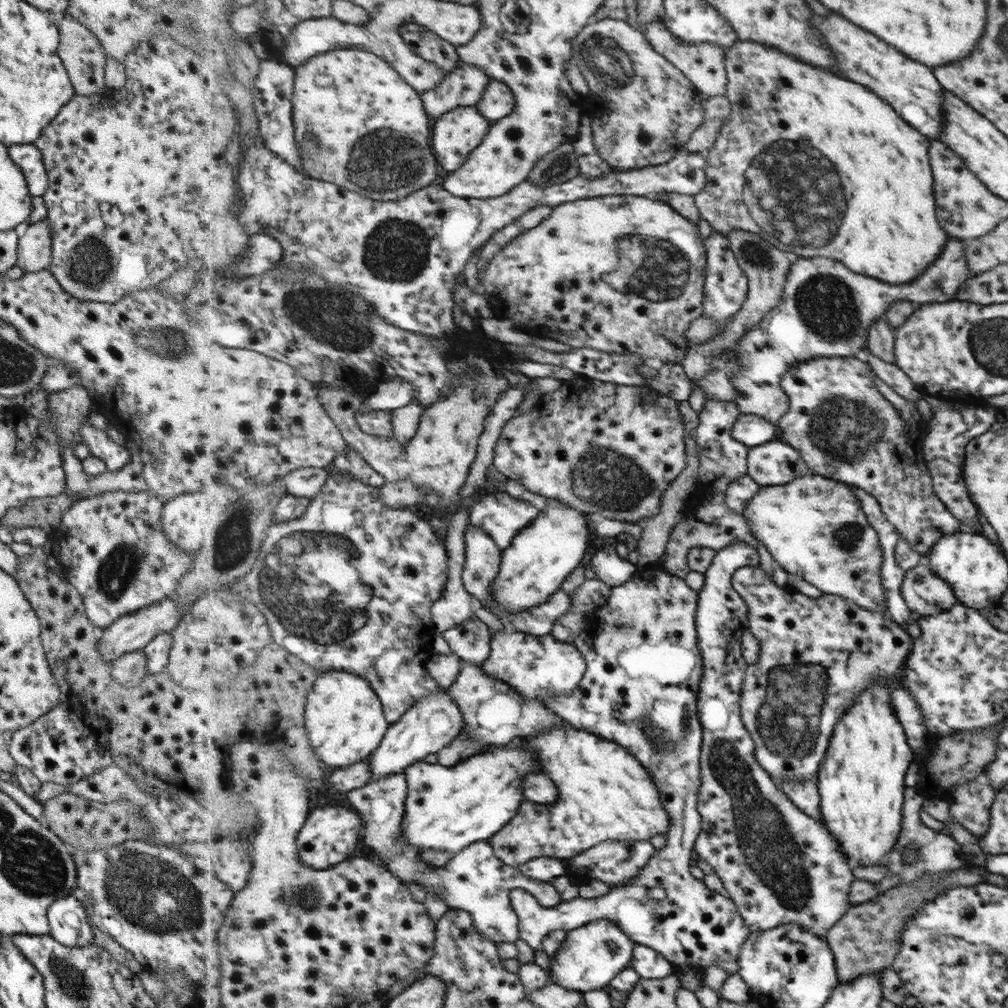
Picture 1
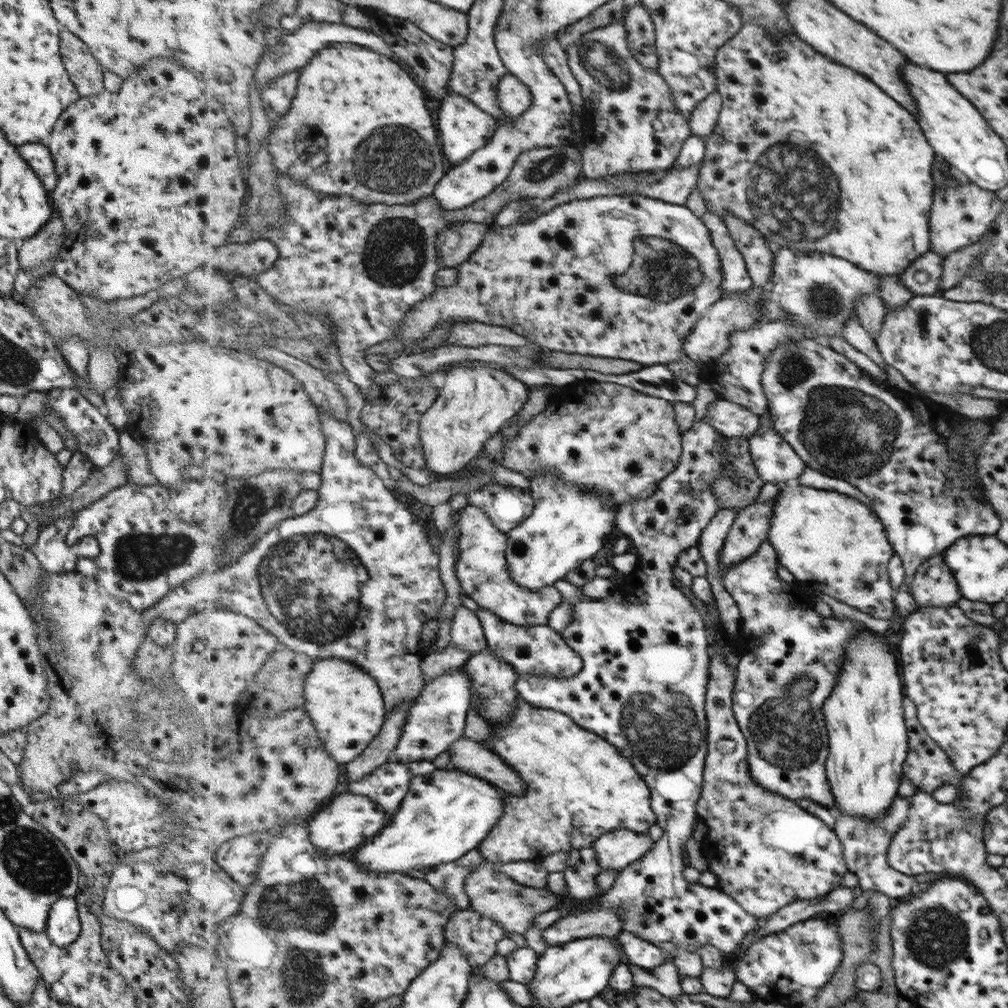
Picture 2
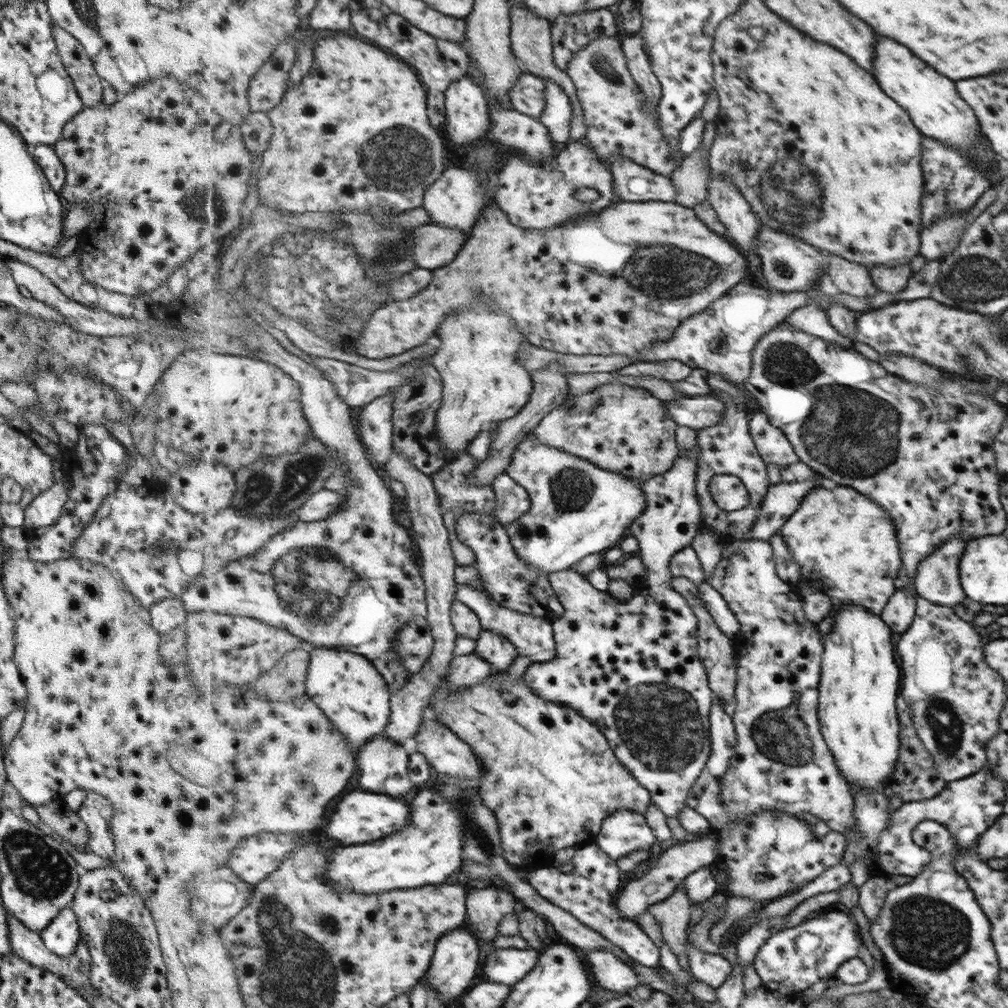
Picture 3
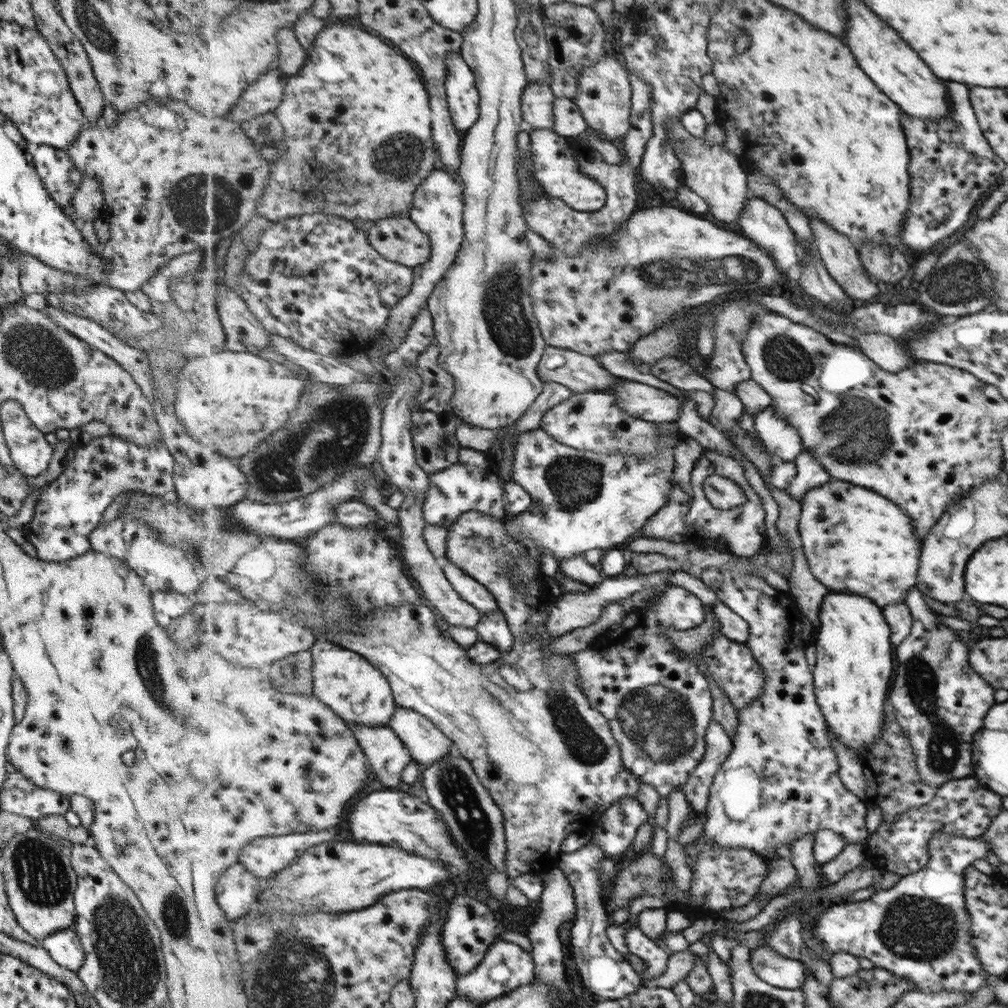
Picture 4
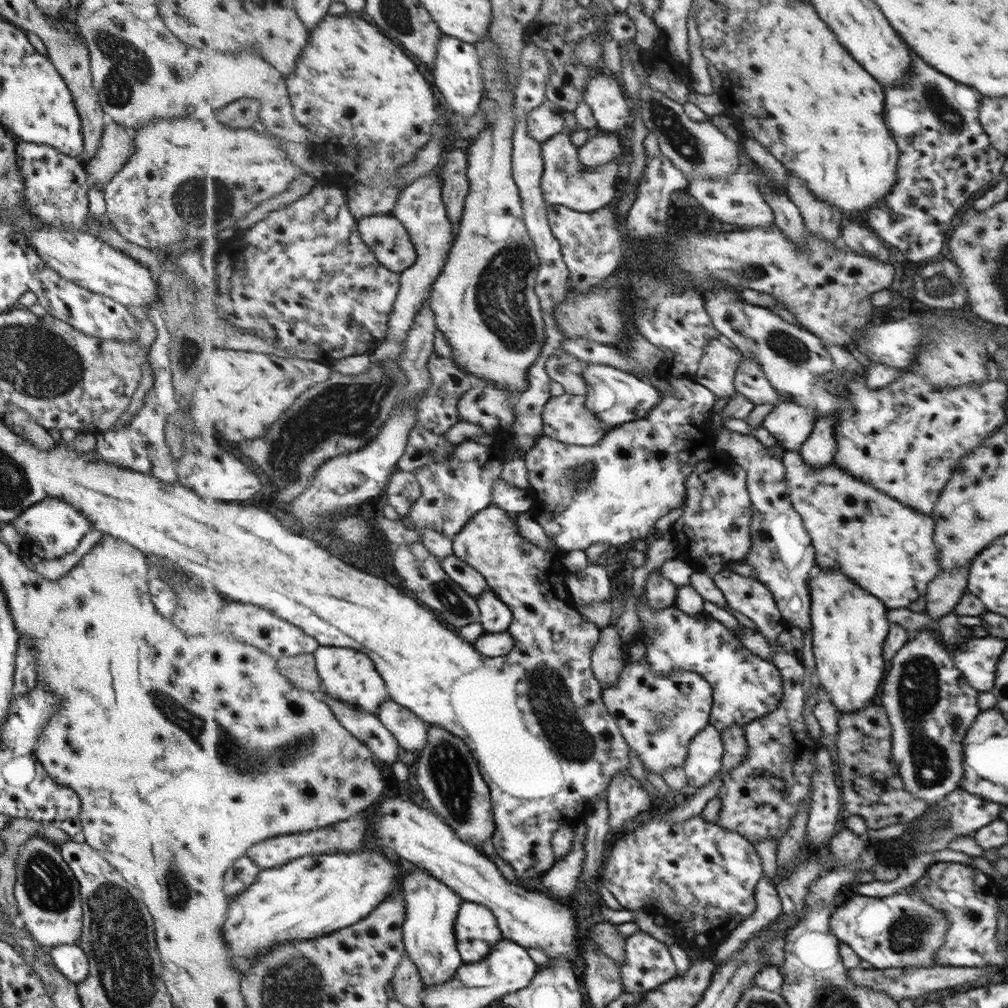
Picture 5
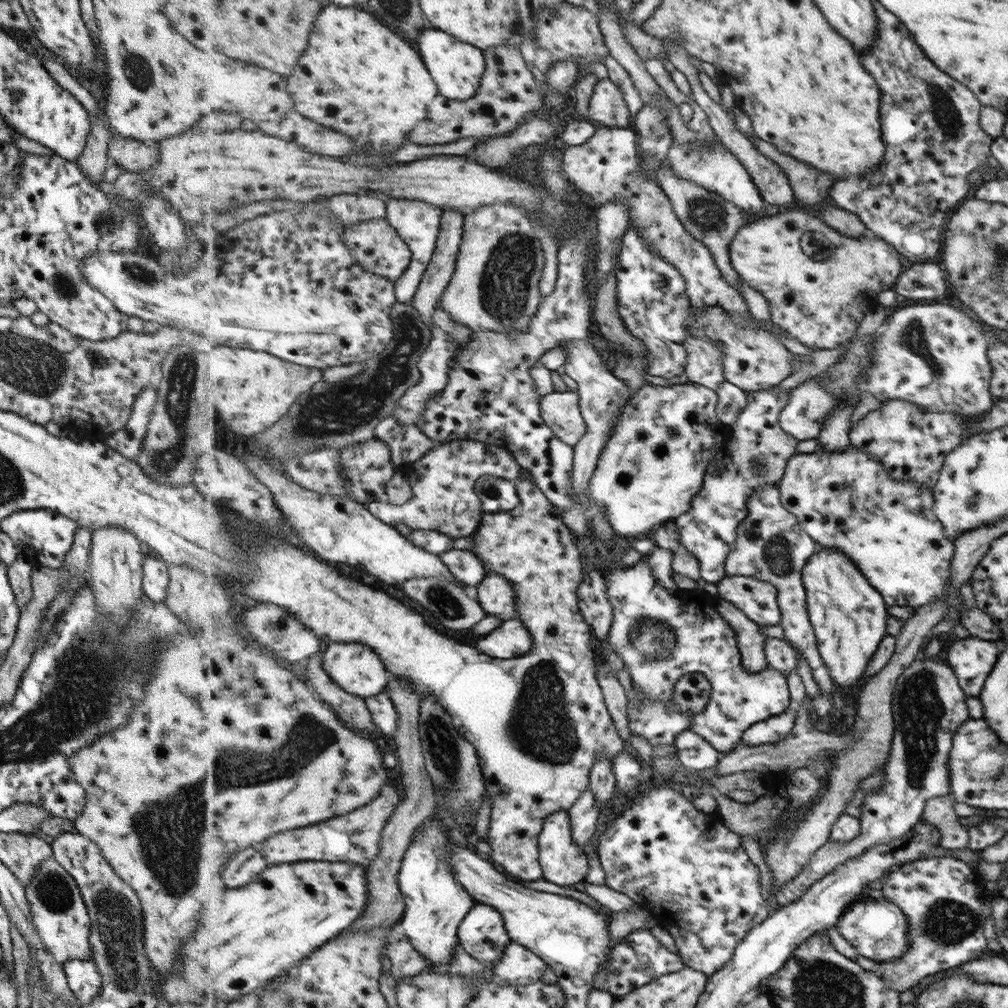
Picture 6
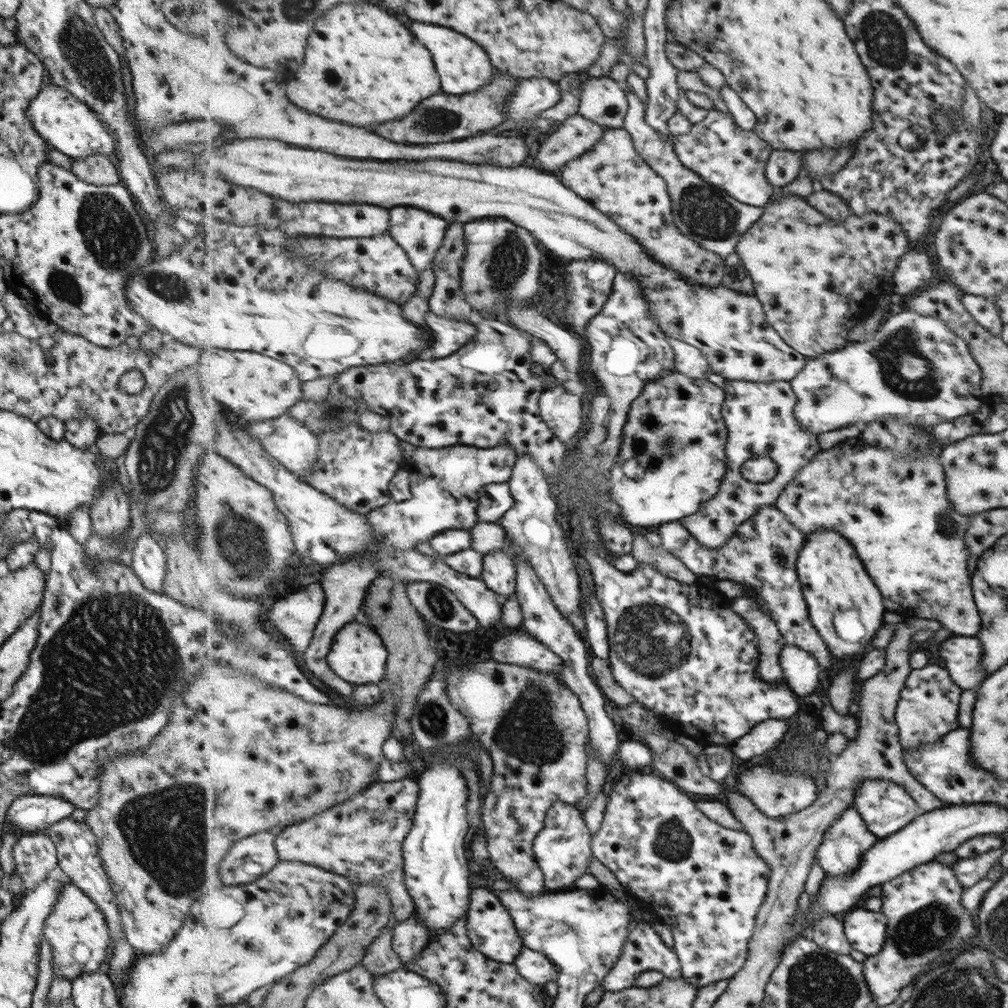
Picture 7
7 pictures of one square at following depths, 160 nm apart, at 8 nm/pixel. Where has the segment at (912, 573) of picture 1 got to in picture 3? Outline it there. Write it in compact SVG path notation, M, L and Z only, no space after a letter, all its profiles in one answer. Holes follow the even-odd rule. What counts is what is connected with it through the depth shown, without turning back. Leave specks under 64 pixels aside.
M953 535L917 566L912 583L915 593L933 604L953 607L966 597L958 577L958 562L970 536Z

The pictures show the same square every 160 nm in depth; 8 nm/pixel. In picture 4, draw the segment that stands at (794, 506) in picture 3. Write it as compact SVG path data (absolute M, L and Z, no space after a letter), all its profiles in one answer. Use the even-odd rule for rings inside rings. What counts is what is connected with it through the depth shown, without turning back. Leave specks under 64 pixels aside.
M804 450L794 462L798 467L798 473L787 492L796 501L801 502L809 490L827 484L833 478L827 470L827 467L823 466L823 464L821 464L811 452L807 452L807 450Z

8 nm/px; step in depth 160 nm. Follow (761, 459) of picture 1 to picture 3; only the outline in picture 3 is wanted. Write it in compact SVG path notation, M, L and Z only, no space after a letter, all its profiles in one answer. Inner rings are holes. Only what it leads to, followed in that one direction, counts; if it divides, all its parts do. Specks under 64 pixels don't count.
M762 410L751 415L750 428L757 452L766 464L774 463L783 469L800 461L789 437L777 425L774 425Z

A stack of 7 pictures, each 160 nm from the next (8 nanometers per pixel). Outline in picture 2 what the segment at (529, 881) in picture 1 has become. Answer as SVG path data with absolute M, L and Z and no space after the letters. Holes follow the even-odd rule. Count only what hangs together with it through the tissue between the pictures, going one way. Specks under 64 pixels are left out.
M389 760L378 766L373 774L350 785L349 793L369 796L373 802L386 808L388 816L393 818L409 793L412 779L408 765ZM487 858L484 859L486 862L480 864L480 866L476 866L474 872L467 877L466 893L469 895L472 907L482 915L496 920L506 930L505 936L507 936L508 933L516 933L519 935L525 934L525 932L528 932L533 926L536 916L539 916L544 912L549 912L555 908L559 908L562 905L559 895L551 892L549 887L544 886L543 888L533 888L532 886L519 884L508 874L500 871L499 863L491 862Z

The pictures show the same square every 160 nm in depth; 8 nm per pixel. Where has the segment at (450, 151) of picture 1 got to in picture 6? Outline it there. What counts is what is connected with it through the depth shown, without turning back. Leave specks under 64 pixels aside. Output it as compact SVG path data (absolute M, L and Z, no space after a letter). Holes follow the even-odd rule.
M431 27L424 30L421 32L423 36L419 36L419 48L425 56L425 64L429 64L429 70L433 72L433 78L441 84L440 94L453 100L472 99L480 90L488 64L485 51L441 29Z

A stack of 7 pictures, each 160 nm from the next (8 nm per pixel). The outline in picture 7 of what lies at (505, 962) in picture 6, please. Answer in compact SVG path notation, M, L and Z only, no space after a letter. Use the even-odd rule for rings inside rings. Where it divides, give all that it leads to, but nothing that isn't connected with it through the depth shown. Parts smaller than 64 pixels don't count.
M524 947L515 962L521 976L536 985L546 985L560 978L560 970L544 952Z

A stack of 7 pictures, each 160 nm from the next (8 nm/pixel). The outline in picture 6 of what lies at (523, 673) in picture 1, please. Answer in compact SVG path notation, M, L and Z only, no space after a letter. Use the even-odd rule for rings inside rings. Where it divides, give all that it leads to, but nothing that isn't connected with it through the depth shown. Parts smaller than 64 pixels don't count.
M453 548L440 555L449 570L466 585L477 588L484 582L489 570L473 551Z

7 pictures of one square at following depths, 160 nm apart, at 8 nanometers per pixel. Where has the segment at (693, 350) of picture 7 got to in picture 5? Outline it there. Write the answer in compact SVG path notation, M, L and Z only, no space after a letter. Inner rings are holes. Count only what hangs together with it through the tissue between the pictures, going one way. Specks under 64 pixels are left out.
M719 335L705 347L705 354L700 358L700 367L693 379L718 397L727 399L735 394L735 375L744 358L732 340Z

